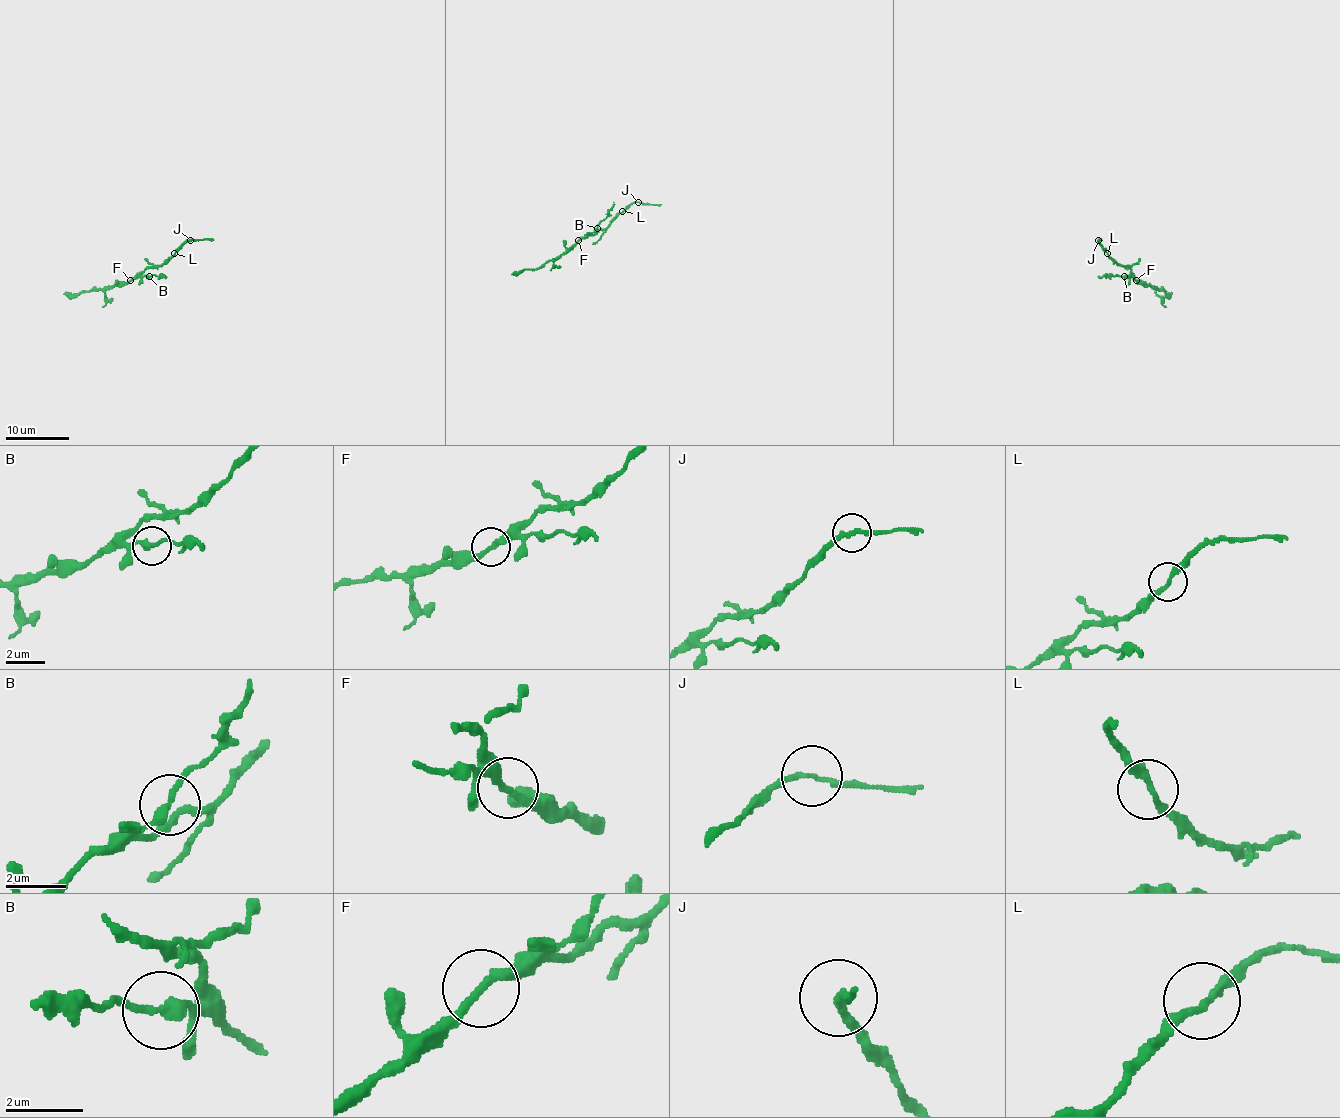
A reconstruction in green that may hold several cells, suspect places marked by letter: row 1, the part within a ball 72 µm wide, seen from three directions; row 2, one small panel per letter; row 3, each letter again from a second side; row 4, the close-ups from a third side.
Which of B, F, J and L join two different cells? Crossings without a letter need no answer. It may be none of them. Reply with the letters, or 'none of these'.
B

